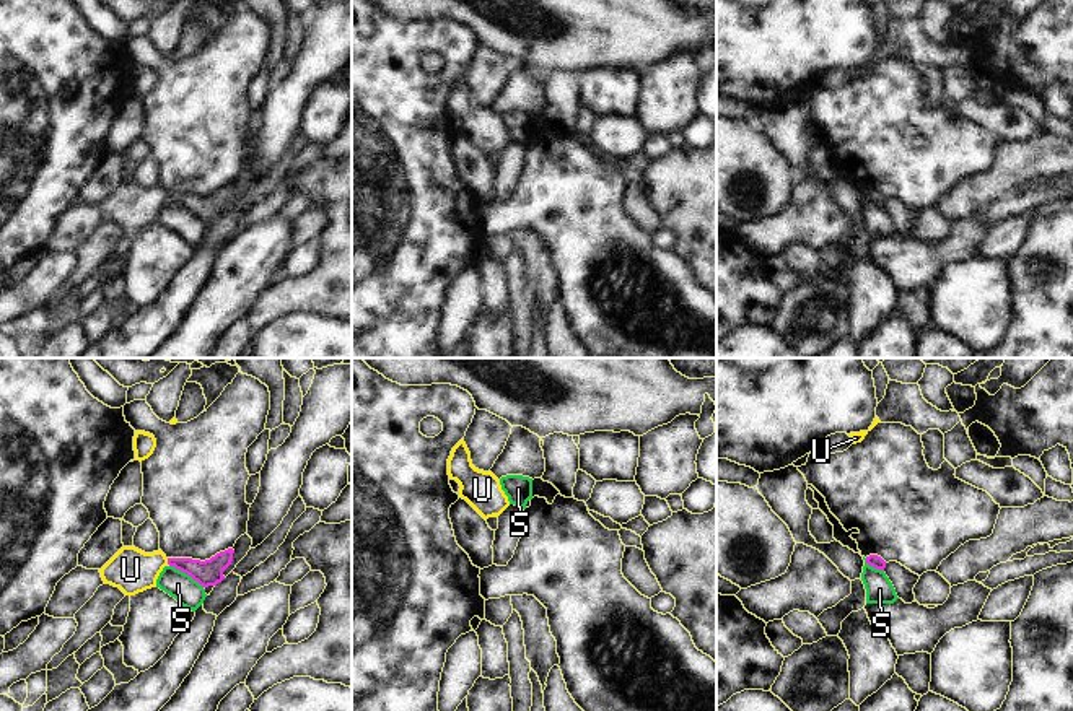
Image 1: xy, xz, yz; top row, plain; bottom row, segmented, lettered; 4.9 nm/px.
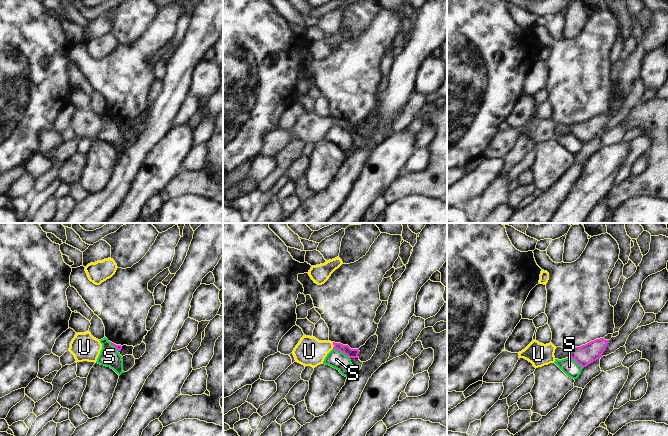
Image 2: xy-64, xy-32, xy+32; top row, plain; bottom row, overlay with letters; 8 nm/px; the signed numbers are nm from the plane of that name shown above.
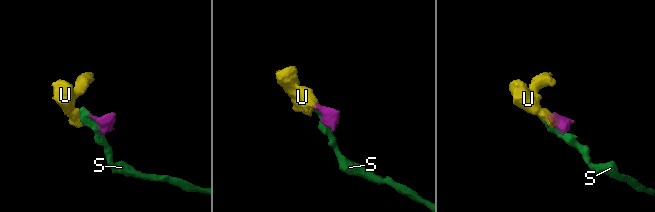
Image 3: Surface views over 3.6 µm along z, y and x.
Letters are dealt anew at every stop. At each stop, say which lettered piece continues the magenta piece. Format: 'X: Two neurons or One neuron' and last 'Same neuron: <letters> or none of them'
S: Two neurons
U: One neuron
Same neuron: U

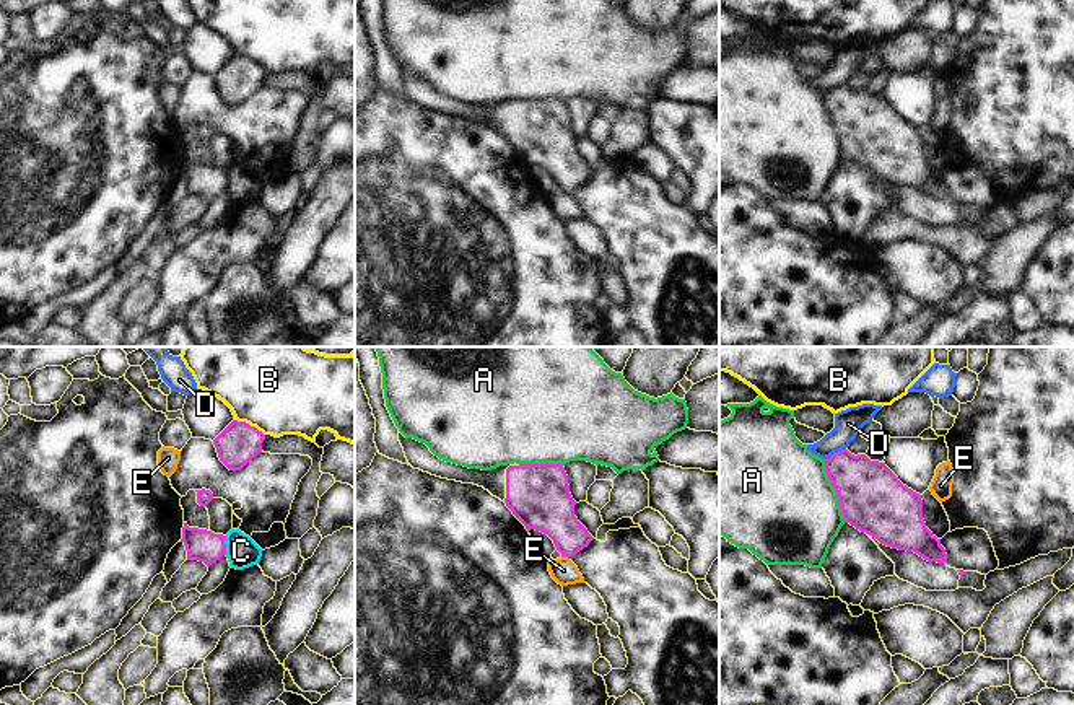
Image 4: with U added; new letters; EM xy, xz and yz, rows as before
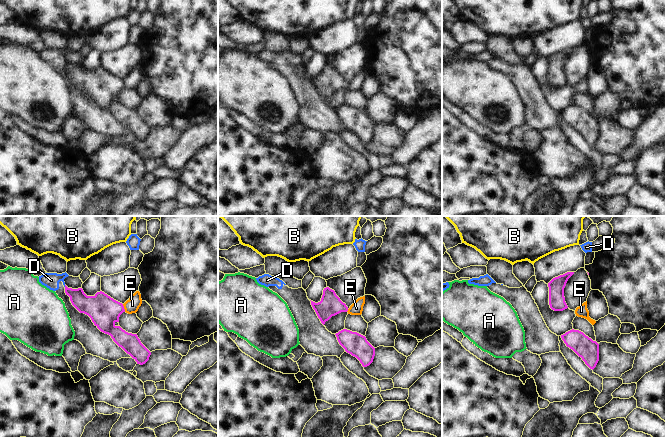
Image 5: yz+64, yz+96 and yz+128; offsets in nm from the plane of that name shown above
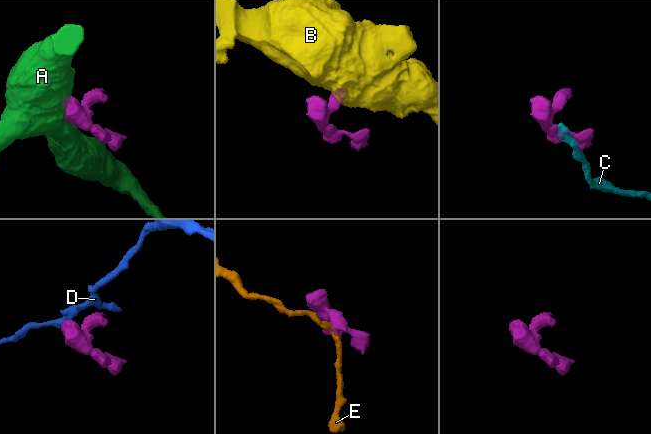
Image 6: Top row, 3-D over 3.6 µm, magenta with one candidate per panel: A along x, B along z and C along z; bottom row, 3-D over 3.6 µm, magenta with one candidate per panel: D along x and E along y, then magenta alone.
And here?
A: Two neurons
B: Two neurons
C: Two neurons
D: Two neurons
E: Two neurons
Same neuron: none of them

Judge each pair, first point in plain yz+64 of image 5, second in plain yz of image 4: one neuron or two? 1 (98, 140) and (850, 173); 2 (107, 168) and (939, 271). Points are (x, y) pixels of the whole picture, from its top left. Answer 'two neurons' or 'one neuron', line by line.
1: two neurons
2: one neuron

